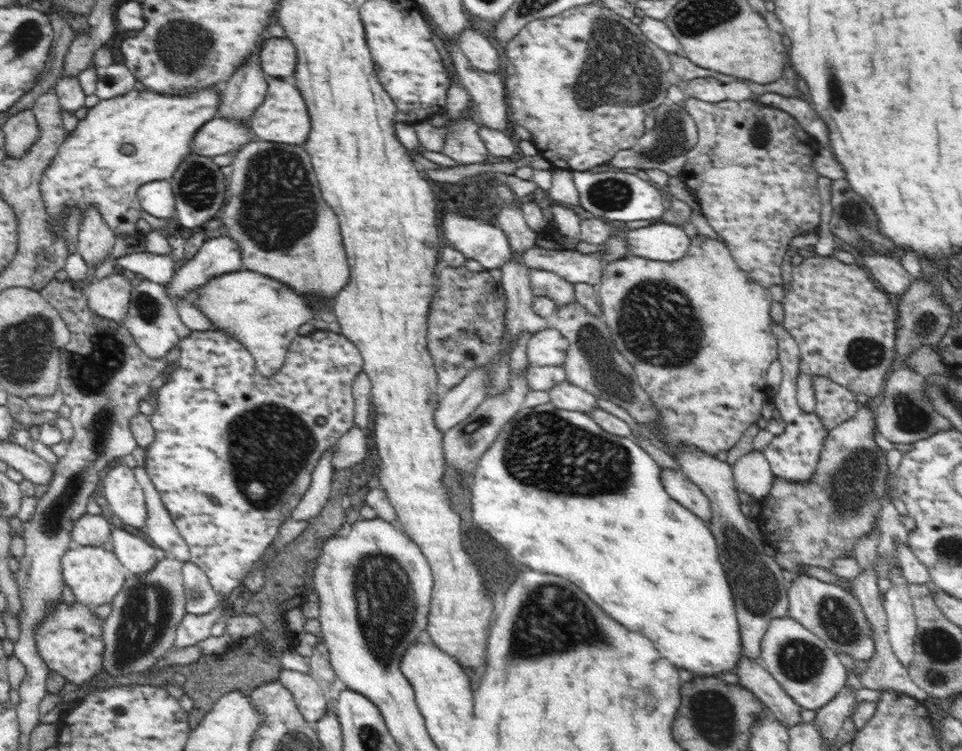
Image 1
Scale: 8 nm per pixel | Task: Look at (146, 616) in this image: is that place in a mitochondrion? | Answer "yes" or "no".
yes

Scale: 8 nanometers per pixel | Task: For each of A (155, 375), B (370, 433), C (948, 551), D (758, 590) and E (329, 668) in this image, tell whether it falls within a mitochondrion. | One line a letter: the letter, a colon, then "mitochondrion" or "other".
A: other
B: other
C: mitochondrion
D: mitochondrion
E: other

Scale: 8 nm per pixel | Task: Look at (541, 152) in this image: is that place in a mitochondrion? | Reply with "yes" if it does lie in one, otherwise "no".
no

